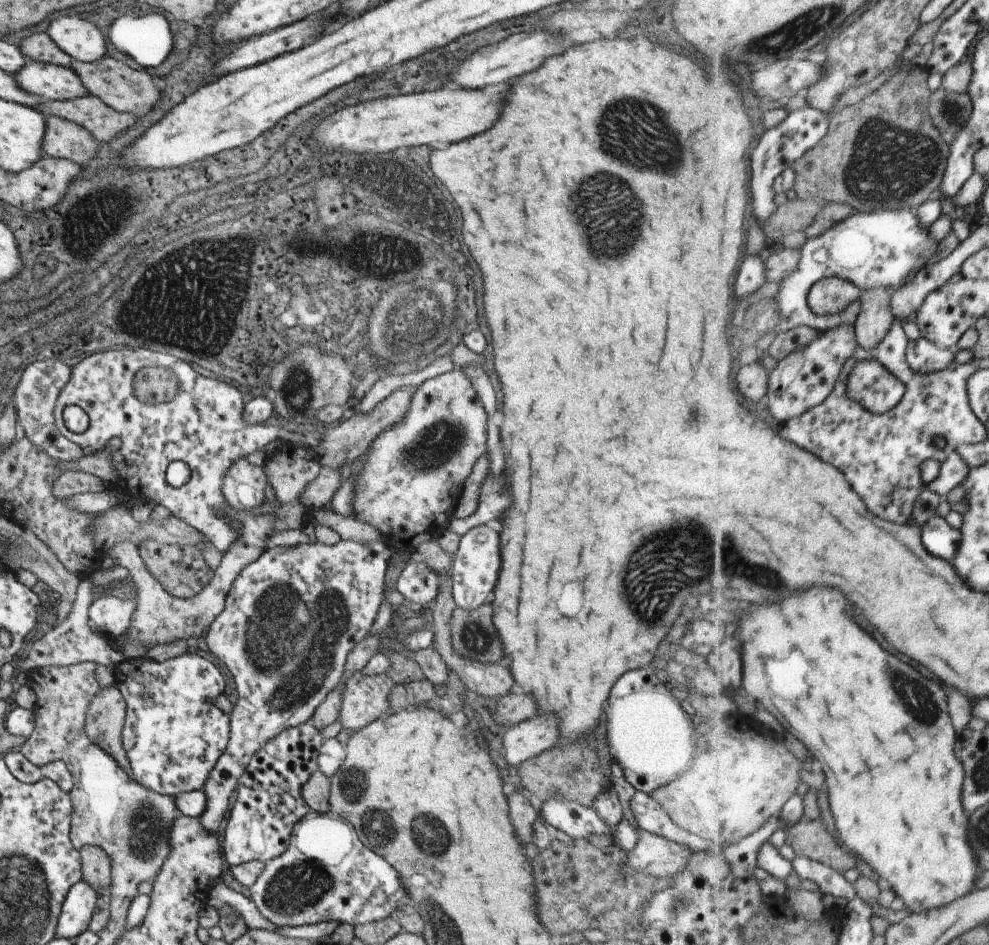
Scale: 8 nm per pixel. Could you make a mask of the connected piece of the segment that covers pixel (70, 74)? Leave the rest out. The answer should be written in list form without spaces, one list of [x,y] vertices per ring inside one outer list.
[[[29,60],[13,75],[23,91],[42,100],[67,101],[90,95],[76,71],[70,67]]]

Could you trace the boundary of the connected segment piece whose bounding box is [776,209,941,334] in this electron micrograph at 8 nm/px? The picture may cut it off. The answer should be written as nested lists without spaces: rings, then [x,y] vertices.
[[[886,209],[875,213],[856,211],[856,214],[837,224],[821,237],[809,238],[801,247],[802,260],[794,274],[783,283],[776,300],[783,312],[782,322],[776,332],[785,333],[799,326],[810,326],[821,332],[854,323],[854,313],[819,315],[809,303],[814,285],[826,277],[840,277],[857,284],[862,290],[886,285],[901,288],[913,272],[920,272],[940,251],[941,242],[935,242],[930,232],[921,224],[920,214],[914,209]]]

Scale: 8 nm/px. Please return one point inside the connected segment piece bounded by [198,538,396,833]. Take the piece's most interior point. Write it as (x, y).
(291, 618)

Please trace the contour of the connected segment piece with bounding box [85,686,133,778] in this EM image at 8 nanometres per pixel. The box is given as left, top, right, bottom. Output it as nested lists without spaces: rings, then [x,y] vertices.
[[[117,686],[103,688],[88,707],[85,731],[88,738],[107,752],[133,778],[122,742],[127,711],[123,694]]]

